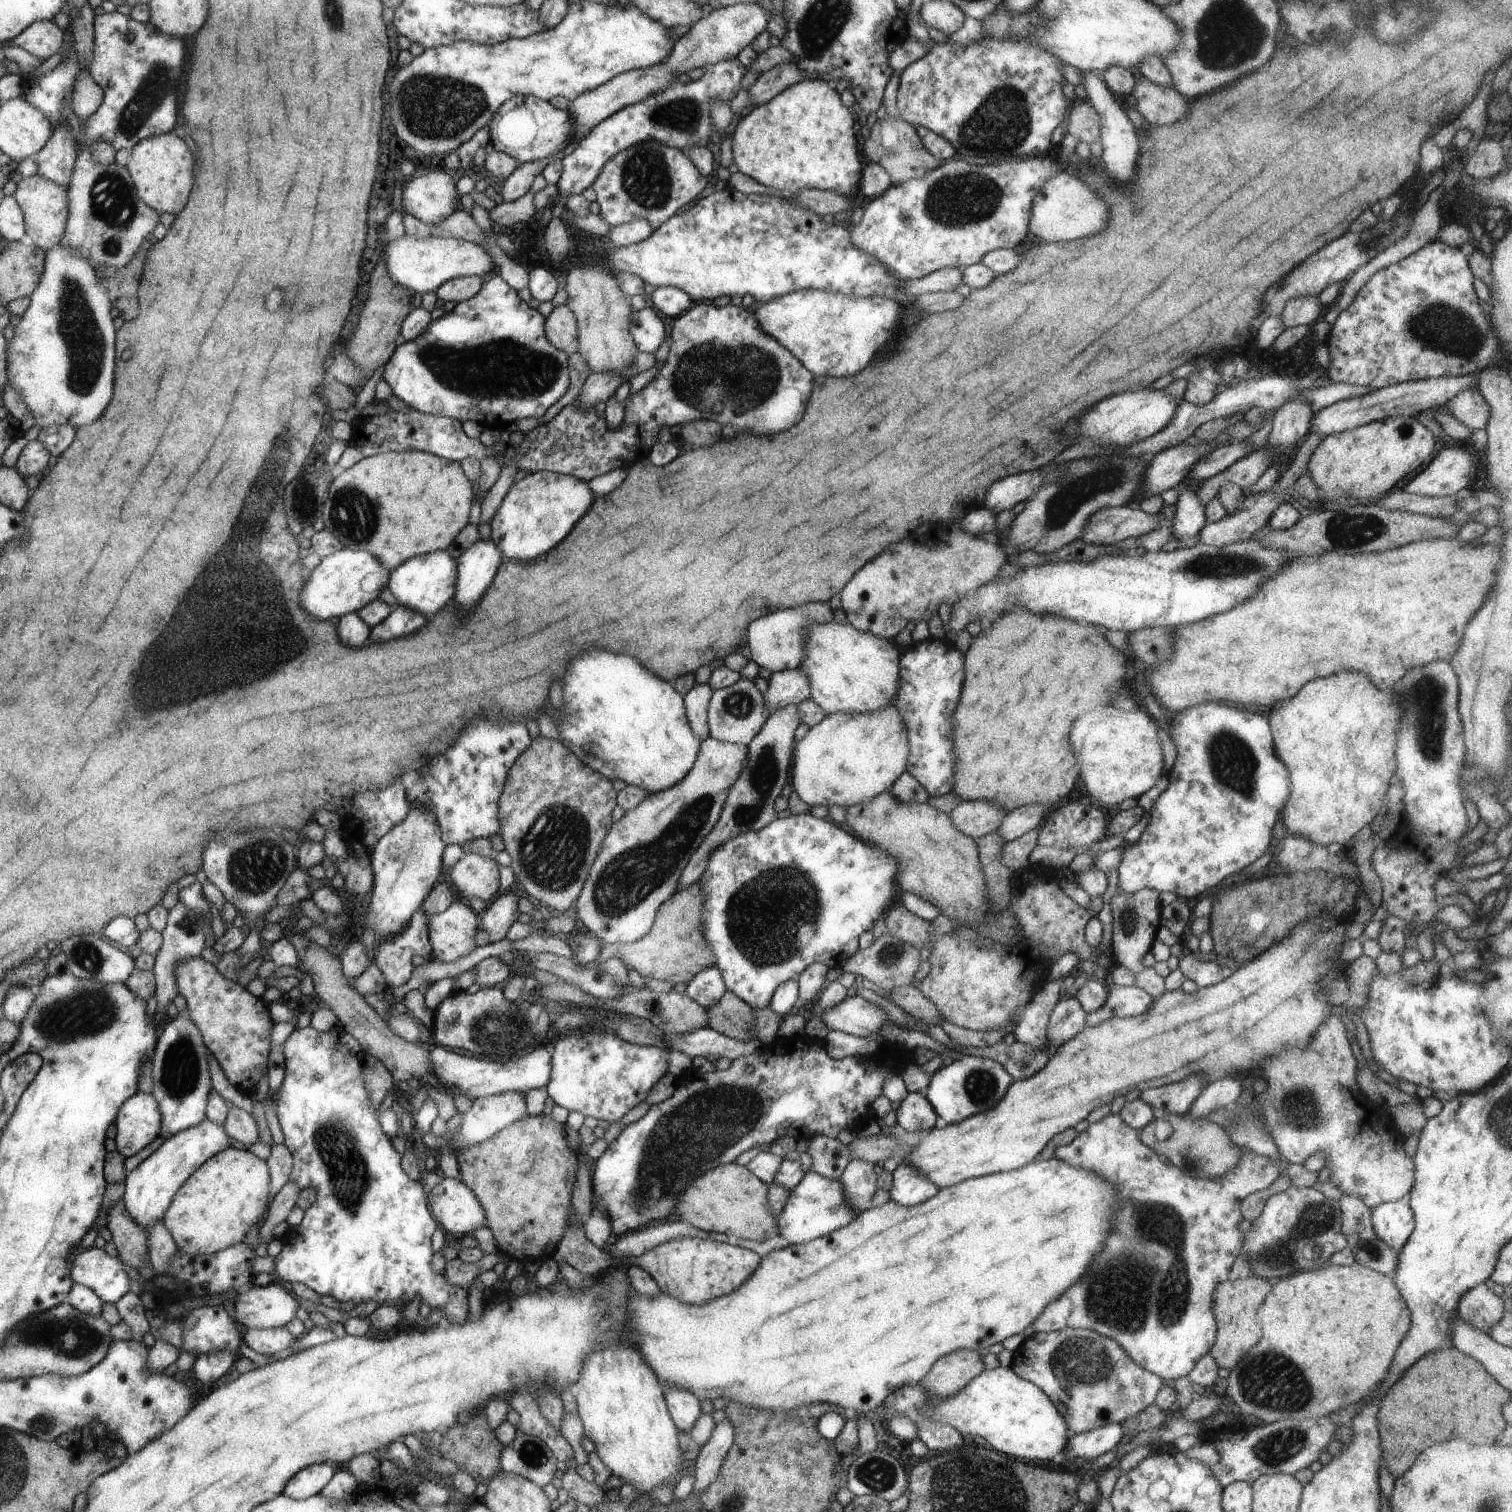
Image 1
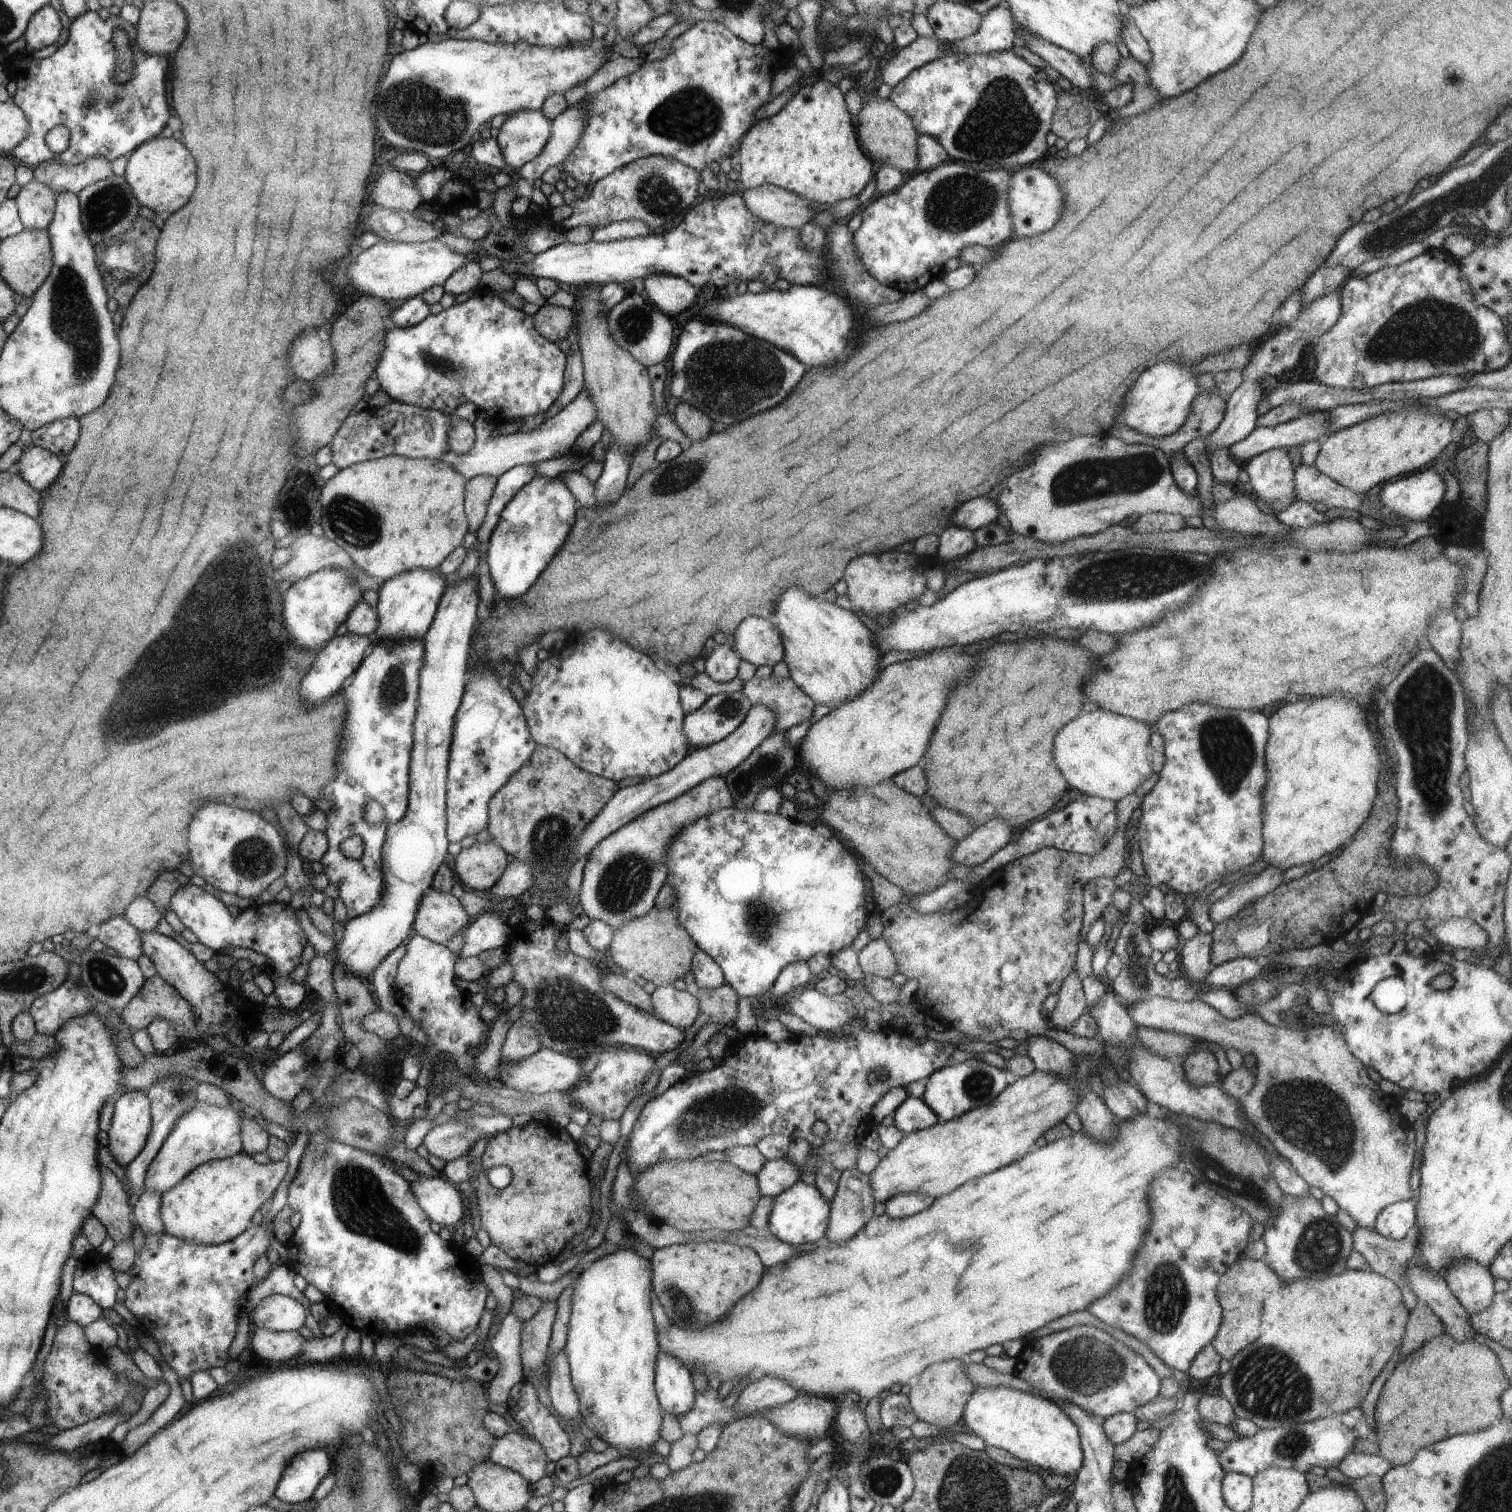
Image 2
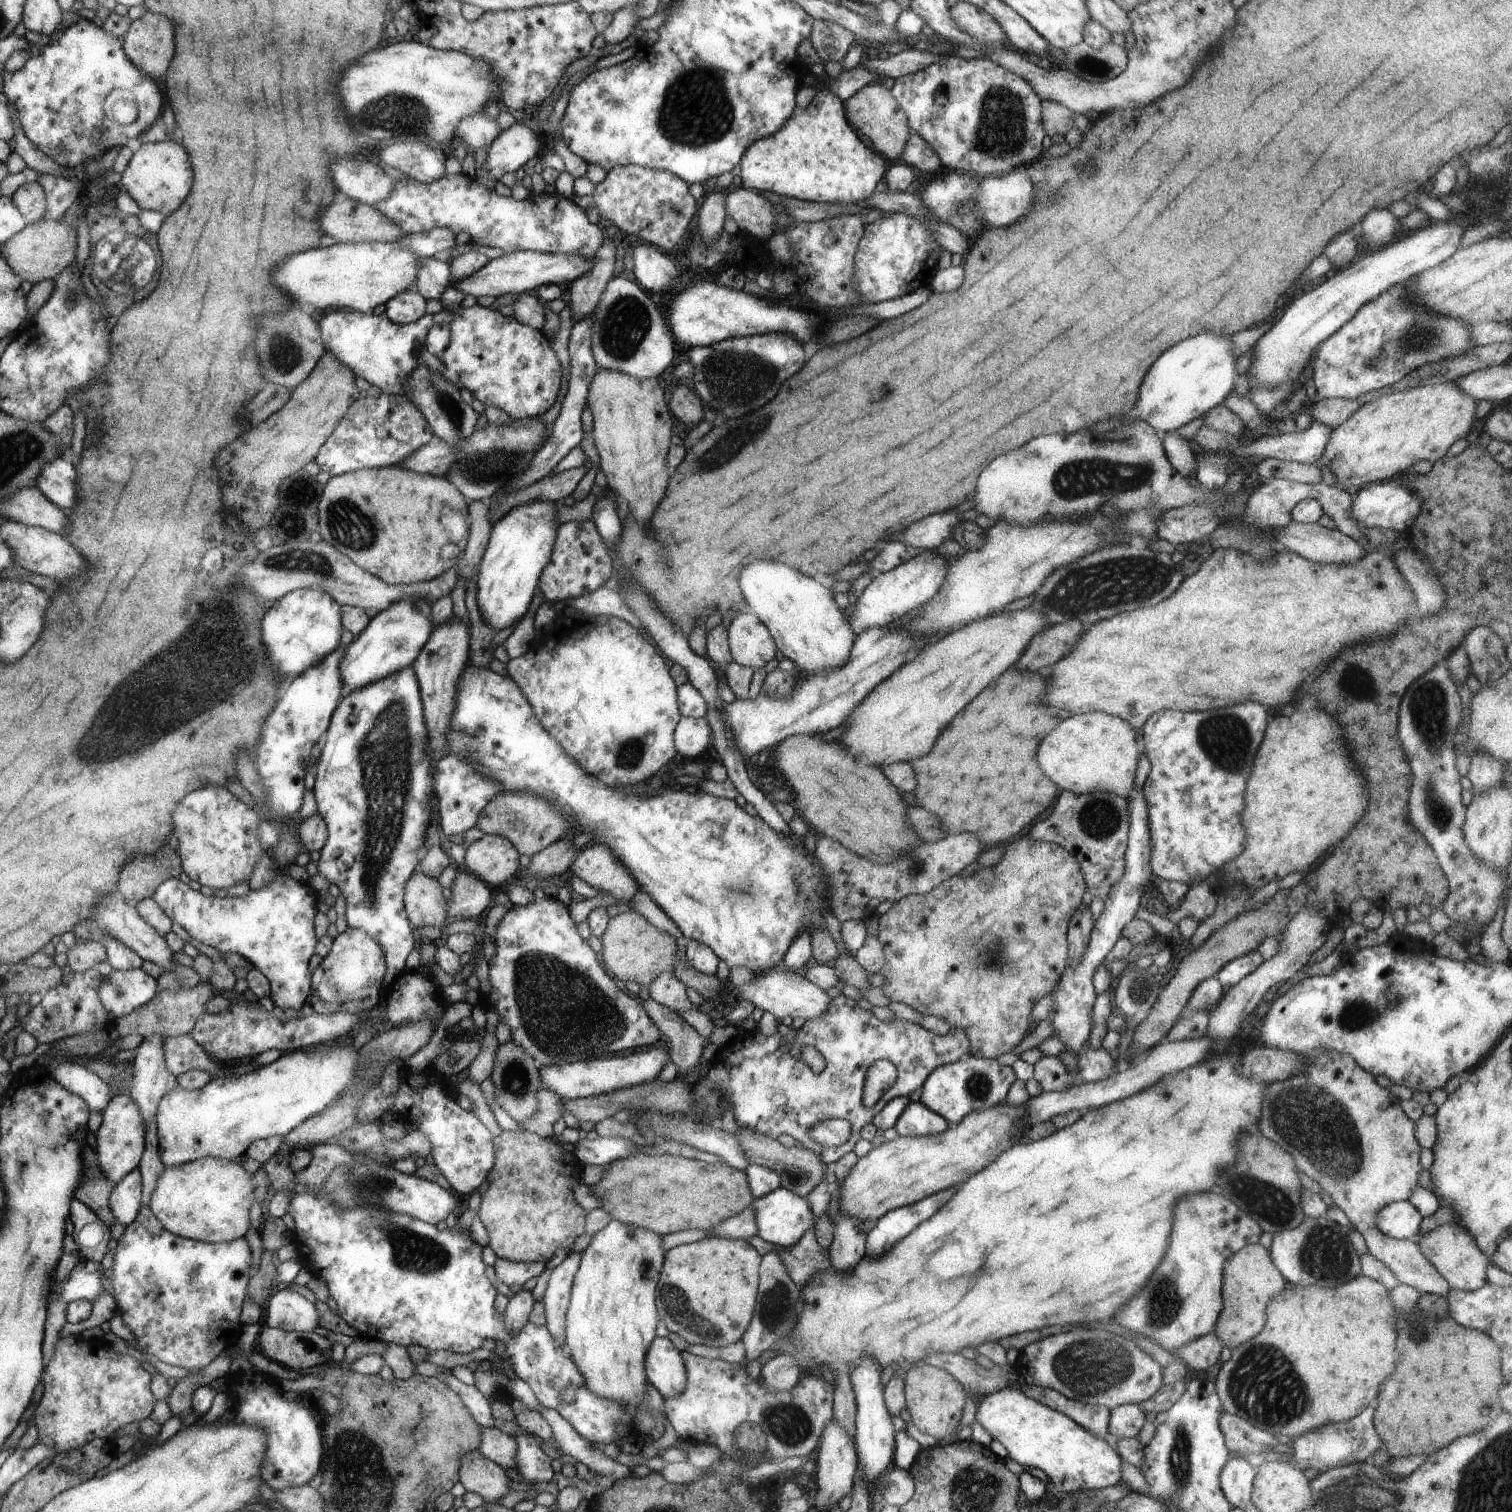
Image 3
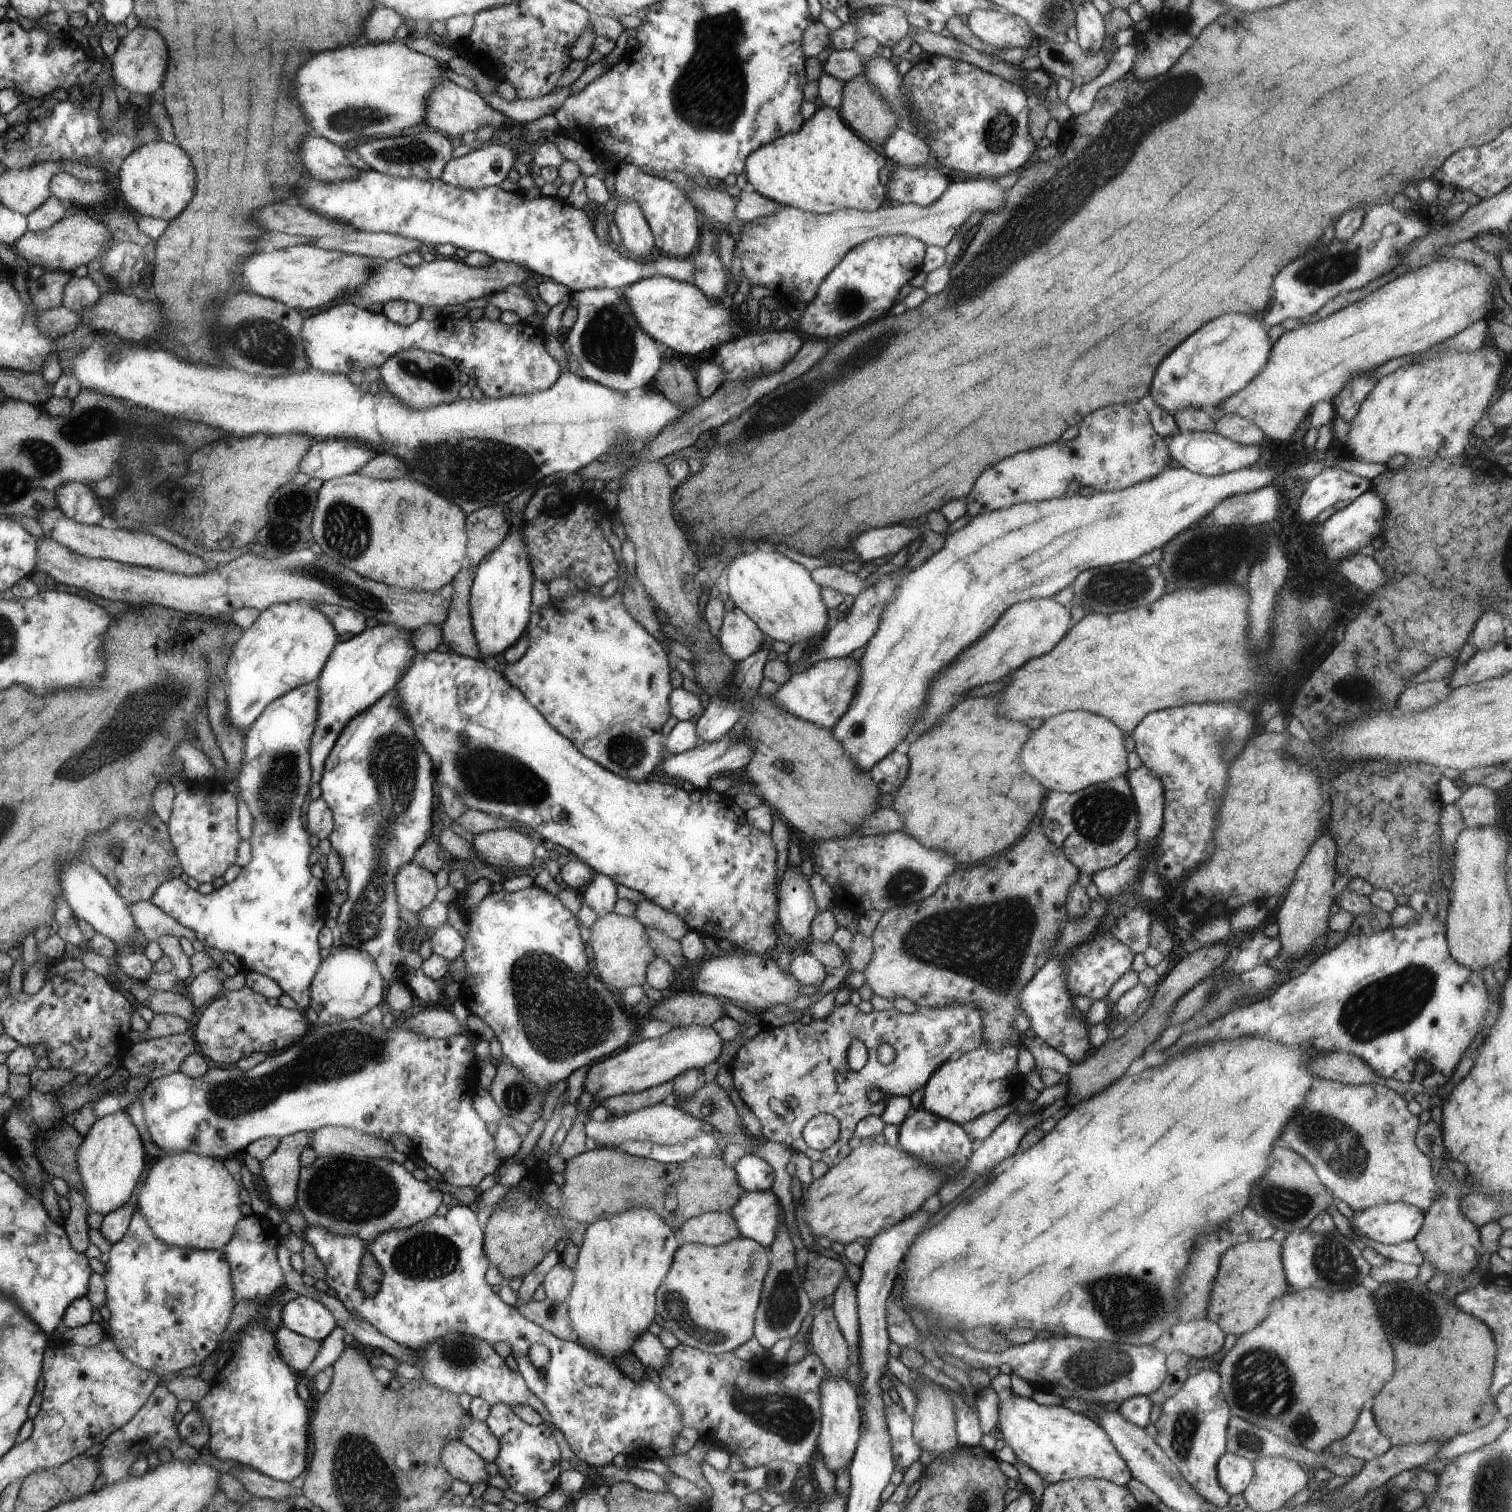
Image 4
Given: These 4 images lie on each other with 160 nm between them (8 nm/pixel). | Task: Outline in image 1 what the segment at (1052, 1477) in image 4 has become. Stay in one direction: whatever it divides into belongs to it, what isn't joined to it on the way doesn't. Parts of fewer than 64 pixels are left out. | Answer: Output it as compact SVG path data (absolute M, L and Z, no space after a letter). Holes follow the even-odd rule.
M1002 1365L995 1369L984 1369L982 1374L975 1376L962 1390L959 1390L950 1398L935 1397L931 1392L928 1392L928 1389L925 1389L922 1380L890 1391L885 1400L885 1416L882 1422L884 1427L895 1415L902 1415L909 1419L912 1419L913 1415L922 1419L928 1417L933 1421L951 1426L961 1435L966 1436L968 1434L968 1436L984 1438L1000 1454L1037 1464L1050 1464L1051 1461L1060 1459L1068 1439L1074 1434L1066 1426L1066 1421L1058 1412L1055 1404L1050 1402L1041 1388L1016 1376L1016 1373L1010 1367Z

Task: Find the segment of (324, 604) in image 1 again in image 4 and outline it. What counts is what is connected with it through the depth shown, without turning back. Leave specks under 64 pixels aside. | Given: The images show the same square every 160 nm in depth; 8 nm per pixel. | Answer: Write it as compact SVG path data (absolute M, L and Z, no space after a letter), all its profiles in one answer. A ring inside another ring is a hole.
M293 600L270 605L265 611L261 611L258 619L249 628L243 629L242 636L233 644L227 663L225 693L233 725L246 732L250 728L249 724L252 724L272 701L322 676L322 670L339 642L338 634L331 618L312 603Z

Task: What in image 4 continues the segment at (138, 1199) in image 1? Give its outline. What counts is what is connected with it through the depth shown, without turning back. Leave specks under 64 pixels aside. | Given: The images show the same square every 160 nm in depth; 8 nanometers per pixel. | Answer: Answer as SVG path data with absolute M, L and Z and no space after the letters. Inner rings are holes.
M352 1019L351 1021L342 1020L329 1025L318 1024L317 1026L311 1026L309 1033L303 1036L296 1044L272 1054L264 1062L245 1071L238 1067L209 1068L204 1076L195 1079L190 1079L188 1075L182 1074L180 1071L159 1079L151 1079L143 1090L143 1113L146 1126L148 1126L148 1132L150 1132L150 1138L166 1154L190 1152L203 1154L205 1157L220 1158L221 1161L230 1159L232 1154L243 1155L247 1147L260 1138L272 1136L283 1139L285 1136L295 1132L310 1132L325 1126L352 1128L352 1130L358 1130L362 1134L378 1136L378 1138L382 1138L386 1142L391 1142L391 1137L395 1134L405 1134L408 1136L412 1146L417 1148L426 1164L436 1168L450 1186L454 1186L454 1188L478 1188L482 1178L486 1178L488 1174L494 1174L498 1170L498 1166L502 1164L502 1156L496 1150L494 1138L490 1136L486 1124L480 1119L472 1105L472 1098L474 1098L474 1092L476 1092L478 1084L478 1078L476 1078L476 1072L474 1072L472 1044L470 1044L470 1040L466 1040L460 1033L443 1039L427 1039L423 1036L415 1035L407 1027L404 1027L403 1024L400 1024L399 1027L394 1025L393 1030L386 1031L382 1023L377 1027L372 1027L369 1024L363 1024L360 1019Z

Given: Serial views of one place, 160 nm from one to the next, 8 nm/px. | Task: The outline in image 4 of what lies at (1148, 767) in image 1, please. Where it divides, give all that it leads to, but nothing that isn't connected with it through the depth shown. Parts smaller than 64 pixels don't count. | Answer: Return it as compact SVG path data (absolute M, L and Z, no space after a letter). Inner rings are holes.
M1064 712L1046 718L1042 728L1034 730L1022 748L1022 764L1046 790L1077 793L1129 773L1124 740L1127 734L1105 716L1089 712Z

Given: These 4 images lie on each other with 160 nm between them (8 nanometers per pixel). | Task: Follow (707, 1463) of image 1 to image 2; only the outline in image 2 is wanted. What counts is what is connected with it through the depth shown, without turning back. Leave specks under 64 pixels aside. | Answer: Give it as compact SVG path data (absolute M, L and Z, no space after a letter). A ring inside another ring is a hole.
M763 1377L760 1381L750 1383L741 1391L733 1405L735 1418L786 1404L798 1396L799 1392L785 1380L776 1377Z

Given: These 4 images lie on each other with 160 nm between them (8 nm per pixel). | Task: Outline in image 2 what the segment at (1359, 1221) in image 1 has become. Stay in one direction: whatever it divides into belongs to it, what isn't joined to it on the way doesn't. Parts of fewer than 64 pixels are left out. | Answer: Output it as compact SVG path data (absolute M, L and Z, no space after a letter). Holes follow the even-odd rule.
M1358 1226L1354 1232L1351 1232L1351 1235L1353 1250L1364 1256L1370 1271L1390 1279L1400 1288L1406 1286L1405 1272L1411 1259L1417 1252L1417 1231L1415 1228L1406 1237L1398 1240L1386 1238L1374 1229L1360 1226Z

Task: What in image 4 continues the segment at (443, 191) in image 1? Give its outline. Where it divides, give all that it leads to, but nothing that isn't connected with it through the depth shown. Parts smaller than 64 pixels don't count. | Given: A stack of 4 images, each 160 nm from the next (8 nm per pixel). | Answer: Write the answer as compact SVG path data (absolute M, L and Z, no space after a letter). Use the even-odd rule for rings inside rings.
M314 136L304 142L304 166L308 166L312 178L328 184L352 181L363 174L362 170L352 167L344 148Z

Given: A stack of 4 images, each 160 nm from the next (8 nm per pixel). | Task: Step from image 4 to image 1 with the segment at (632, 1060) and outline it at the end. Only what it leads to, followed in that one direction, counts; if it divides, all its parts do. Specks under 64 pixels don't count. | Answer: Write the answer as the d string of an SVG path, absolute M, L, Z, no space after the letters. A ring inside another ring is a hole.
M542 1044L536 1045L536 1048L530 1050L529 1054L522 1053L520 1056L506 1060L504 1064L461 1056L441 1046L436 1046L429 1052L433 1074L439 1084L448 1091L457 1091L470 1099L507 1092L524 1091L526 1094L532 1088L546 1086L551 1080L552 1057L552 1050L548 1050Z

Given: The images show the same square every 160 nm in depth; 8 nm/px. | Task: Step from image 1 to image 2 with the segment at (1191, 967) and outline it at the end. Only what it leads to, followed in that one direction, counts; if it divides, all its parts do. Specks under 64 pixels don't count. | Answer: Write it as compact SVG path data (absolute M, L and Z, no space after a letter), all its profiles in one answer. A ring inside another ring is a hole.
M1238 955L1222 964L1216 965L1206 975L1205 984L1208 987L1221 989L1235 989L1240 983L1254 978L1260 971L1256 957Z

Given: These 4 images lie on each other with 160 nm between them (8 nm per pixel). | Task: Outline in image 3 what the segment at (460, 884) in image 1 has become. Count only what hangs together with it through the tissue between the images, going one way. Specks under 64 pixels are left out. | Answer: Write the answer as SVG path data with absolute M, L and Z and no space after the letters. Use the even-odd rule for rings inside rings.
M490 833L466 847L464 866L488 886L502 888L513 881L520 862L511 840Z

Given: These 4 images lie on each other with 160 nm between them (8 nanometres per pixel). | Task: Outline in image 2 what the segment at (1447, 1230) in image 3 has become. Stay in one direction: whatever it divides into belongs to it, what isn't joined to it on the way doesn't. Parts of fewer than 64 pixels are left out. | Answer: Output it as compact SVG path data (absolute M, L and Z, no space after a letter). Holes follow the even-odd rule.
M1470 1259L1456 1261L1447 1269L1444 1278L1468 1313L1479 1313L1492 1304L1495 1278L1488 1267Z

